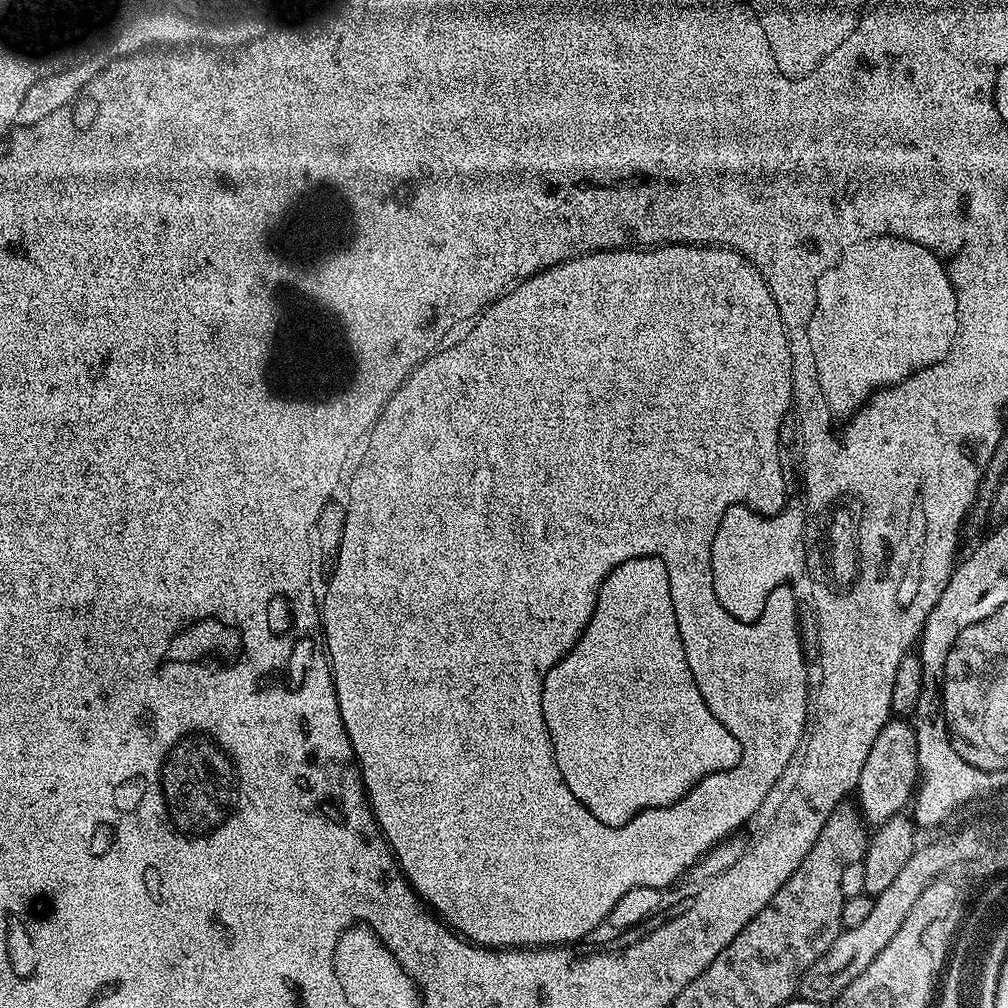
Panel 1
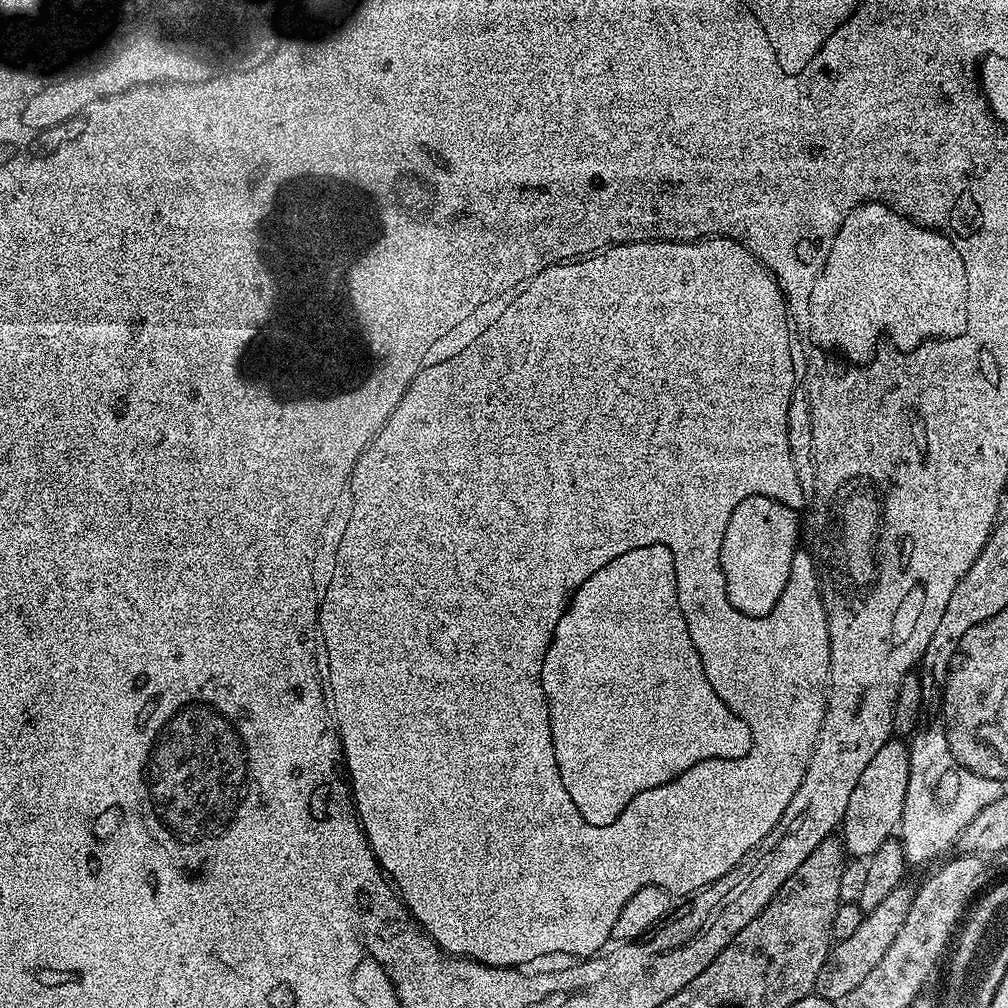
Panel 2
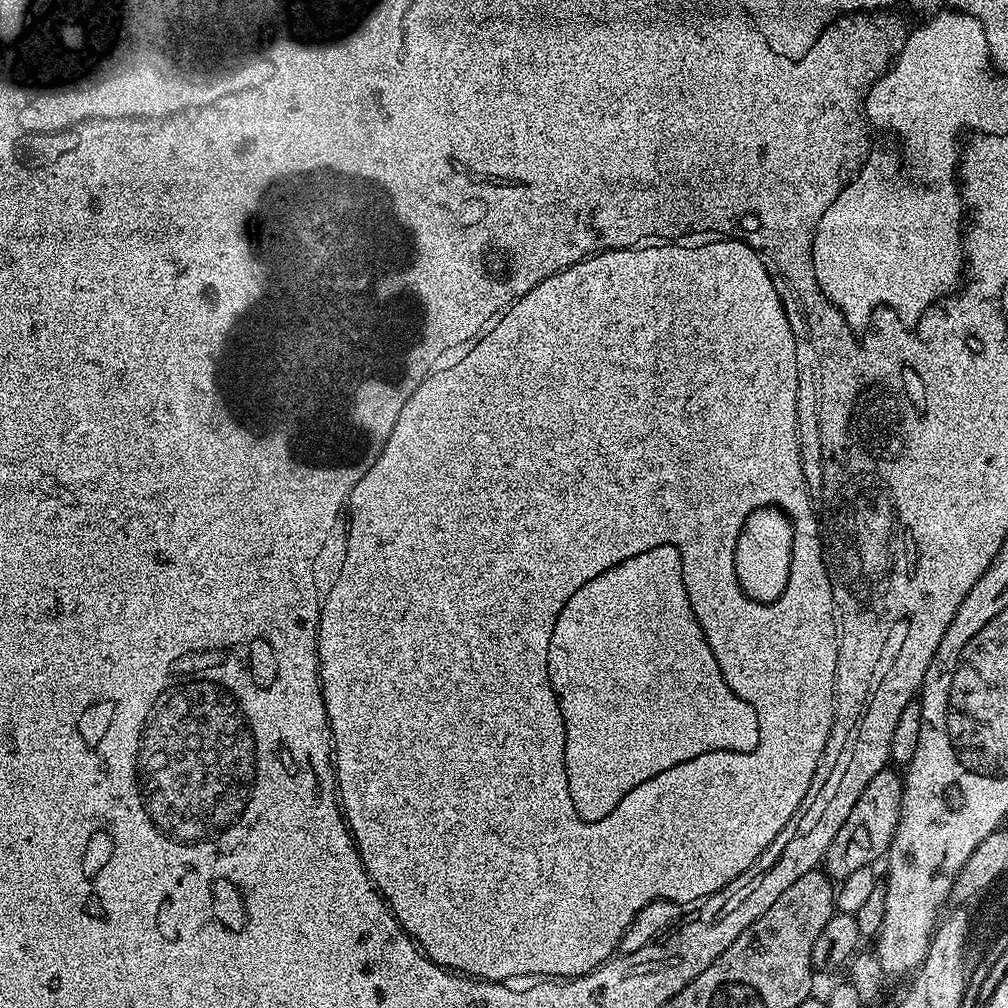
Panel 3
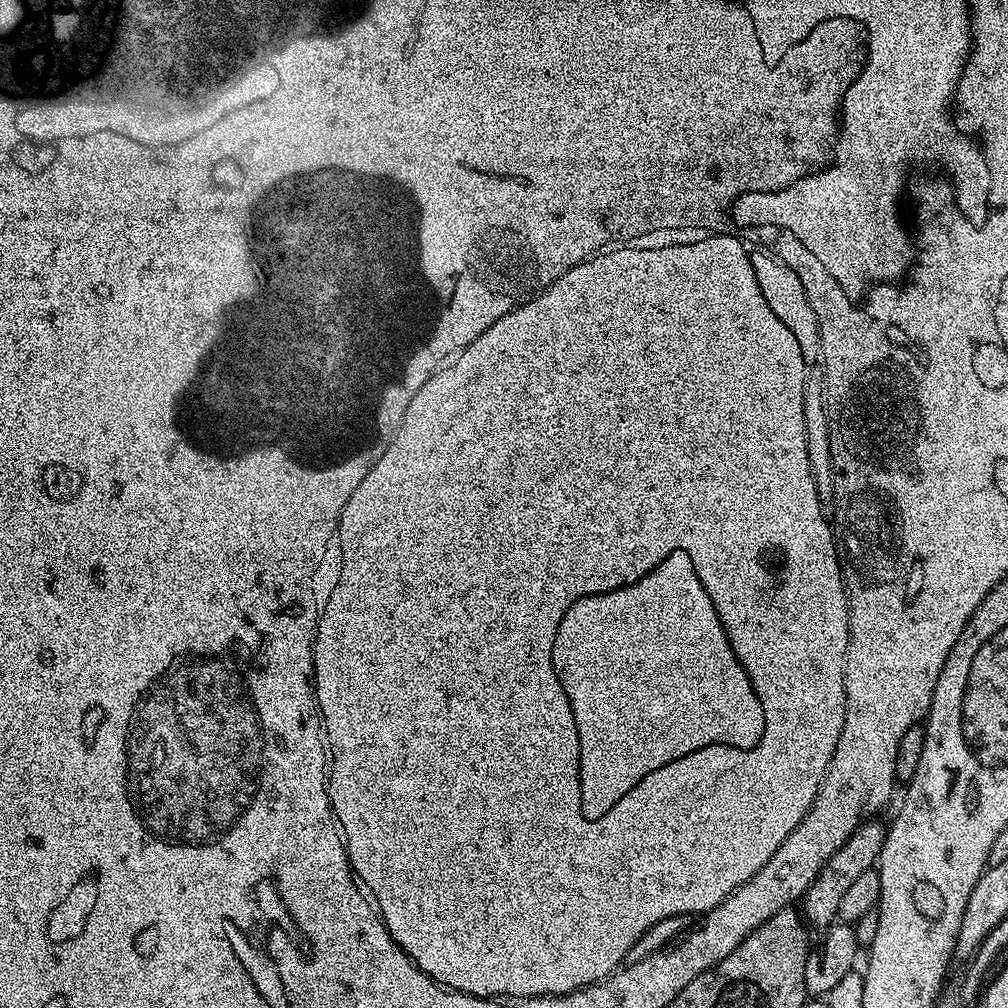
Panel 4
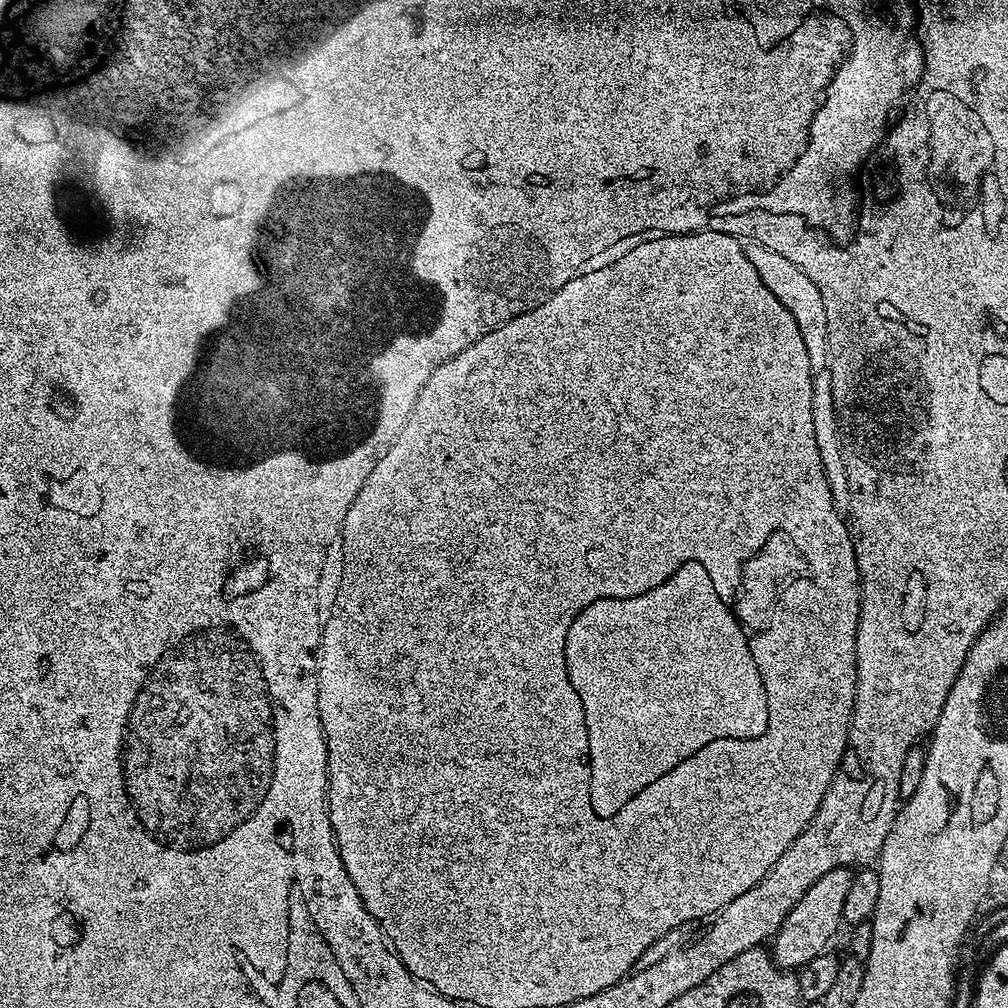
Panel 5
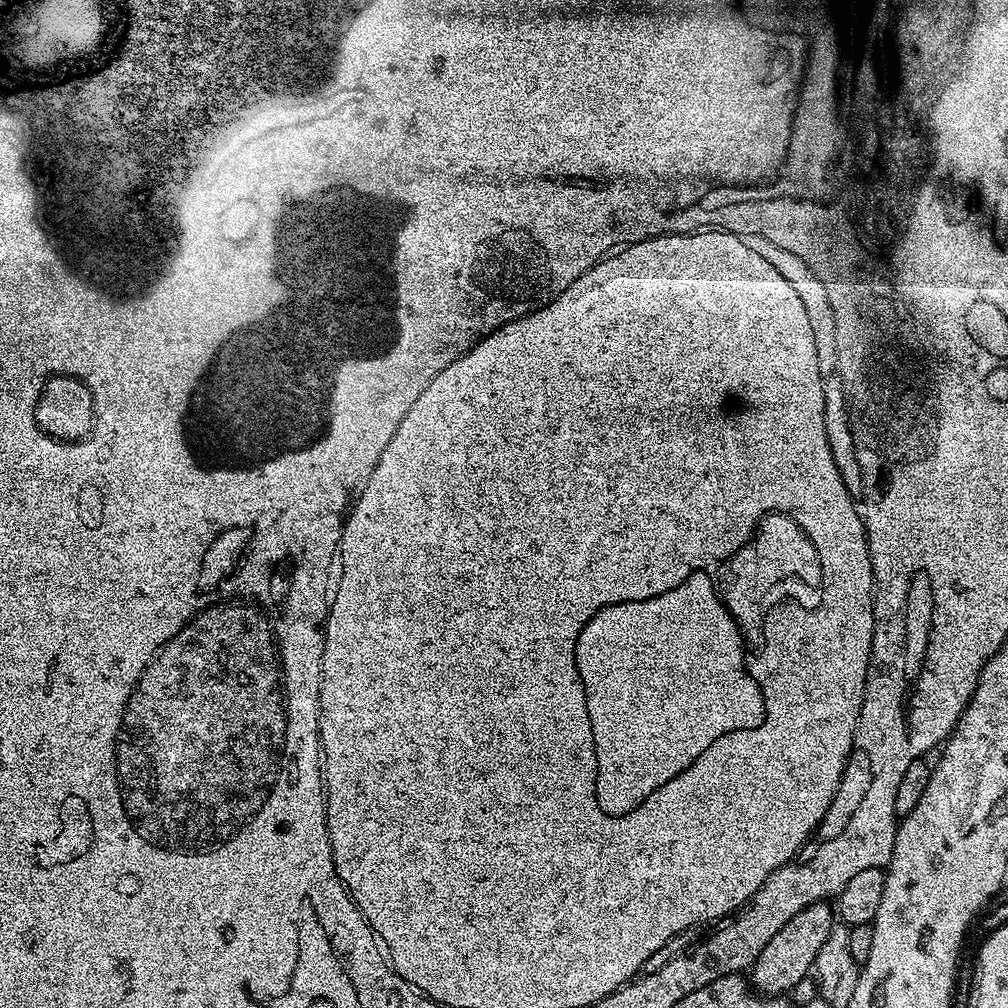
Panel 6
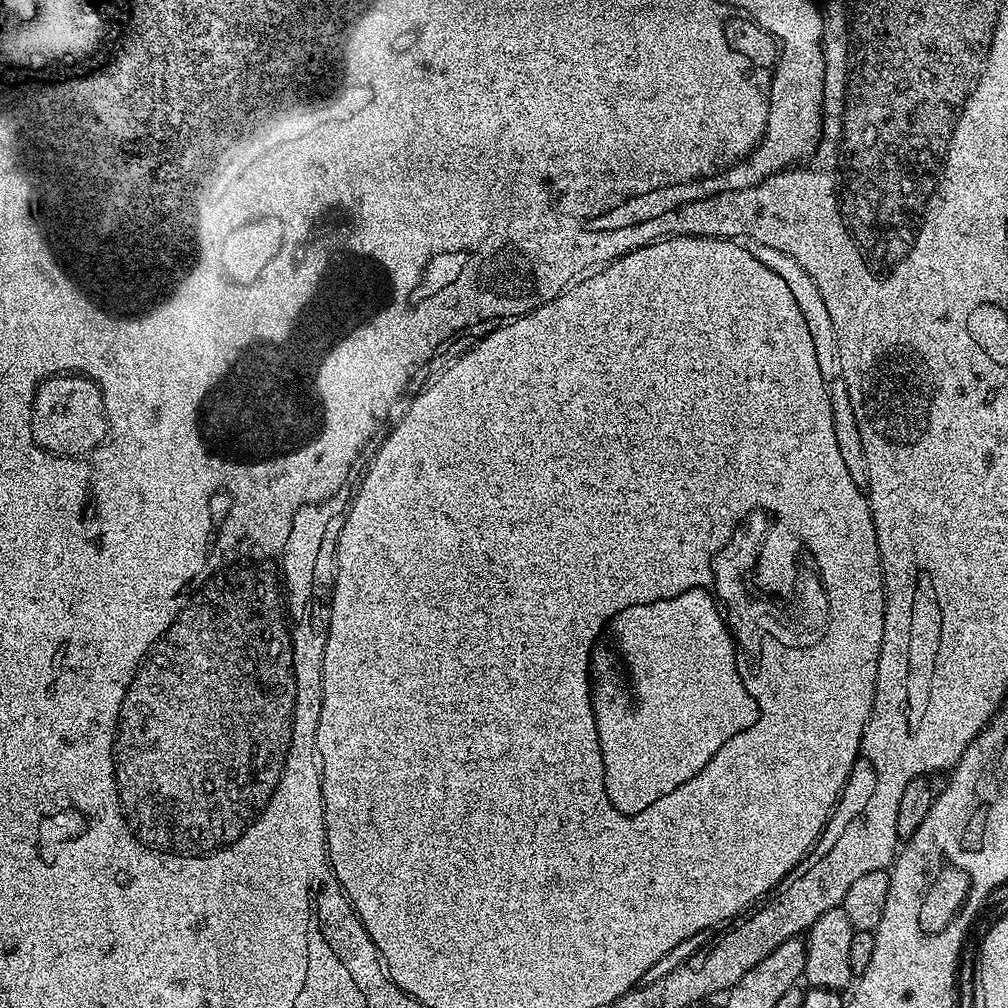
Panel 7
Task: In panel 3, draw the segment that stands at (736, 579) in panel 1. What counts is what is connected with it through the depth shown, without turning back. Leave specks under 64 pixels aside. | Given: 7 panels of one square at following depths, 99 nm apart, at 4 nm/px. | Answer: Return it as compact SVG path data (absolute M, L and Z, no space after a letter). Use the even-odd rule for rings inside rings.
M775 507L756 509L737 531L735 551L738 554L738 574L744 588L756 598L776 601L785 592L793 561L793 526L788 515Z

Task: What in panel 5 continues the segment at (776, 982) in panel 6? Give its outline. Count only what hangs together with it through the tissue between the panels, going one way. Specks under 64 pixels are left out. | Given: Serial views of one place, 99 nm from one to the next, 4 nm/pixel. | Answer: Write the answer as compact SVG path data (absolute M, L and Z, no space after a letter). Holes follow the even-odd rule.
M852 868L830 870L822 874L822 878L818 878L818 882L814 882L814 886L810 886L810 890L806 890L806 894L798 898L798 902L794 902L794 910L786 914L786 922L782 922L770 944L772 960L777 966L799 970L806 962L810 962L810 958L818 958L818 954L826 951L831 945L828 943L835 938L836 931L844 924L842 905L846 902L853 875Z

